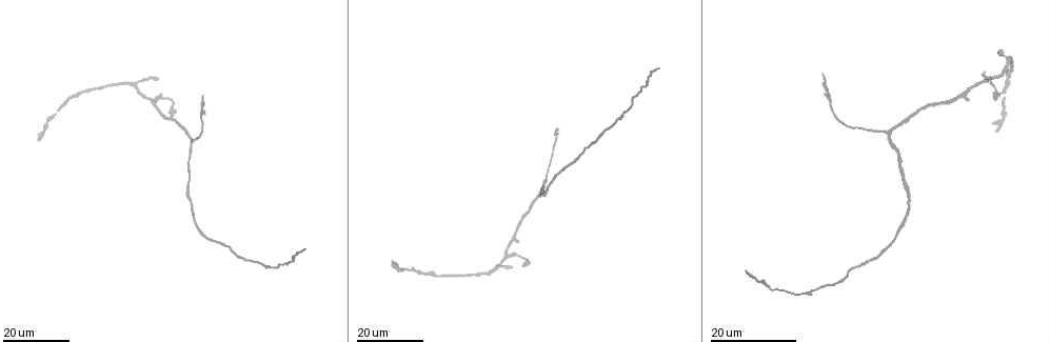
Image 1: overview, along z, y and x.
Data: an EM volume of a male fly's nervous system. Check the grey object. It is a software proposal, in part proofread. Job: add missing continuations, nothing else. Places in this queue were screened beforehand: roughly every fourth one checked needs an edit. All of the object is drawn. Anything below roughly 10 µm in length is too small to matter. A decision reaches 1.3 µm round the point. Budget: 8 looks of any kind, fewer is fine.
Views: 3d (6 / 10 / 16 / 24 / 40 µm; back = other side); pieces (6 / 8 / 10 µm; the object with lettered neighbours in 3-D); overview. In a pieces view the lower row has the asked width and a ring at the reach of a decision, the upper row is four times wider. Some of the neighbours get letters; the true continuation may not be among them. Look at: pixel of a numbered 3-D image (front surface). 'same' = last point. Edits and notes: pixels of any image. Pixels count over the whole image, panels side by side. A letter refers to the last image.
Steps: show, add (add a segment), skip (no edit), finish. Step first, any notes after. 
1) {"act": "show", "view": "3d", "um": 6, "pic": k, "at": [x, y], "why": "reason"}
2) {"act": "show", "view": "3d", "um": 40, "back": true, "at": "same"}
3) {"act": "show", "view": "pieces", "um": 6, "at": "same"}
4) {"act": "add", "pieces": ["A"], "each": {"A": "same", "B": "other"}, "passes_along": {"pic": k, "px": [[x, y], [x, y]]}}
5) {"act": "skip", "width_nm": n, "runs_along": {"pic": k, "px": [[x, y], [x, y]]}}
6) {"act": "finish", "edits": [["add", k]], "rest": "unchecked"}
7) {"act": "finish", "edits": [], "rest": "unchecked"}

{"act": "show", "view": "3d", "um": 24, "pic": 1, "at": [656, 69], "why": "free end"}

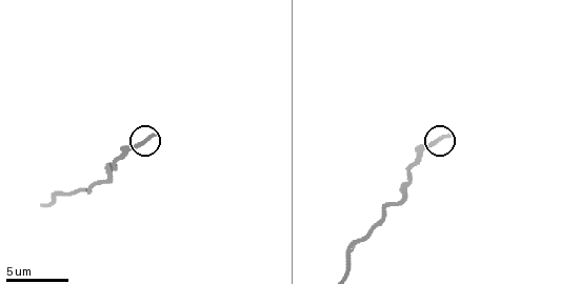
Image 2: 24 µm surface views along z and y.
{"act": "show", "view": "pieces", "um": 8, "pic": 2, "at": [152, 134]}

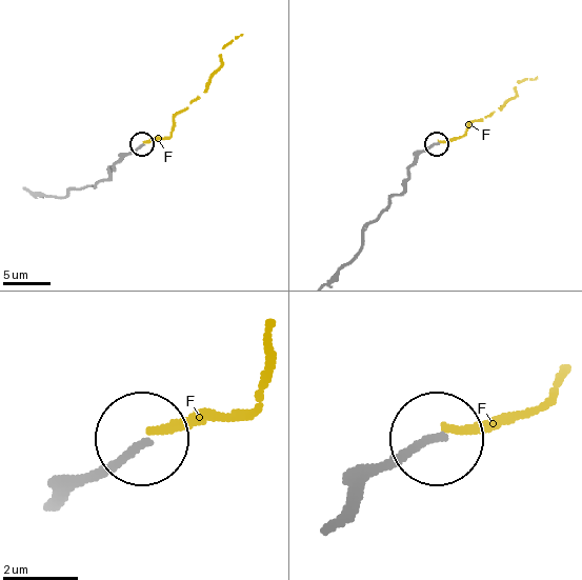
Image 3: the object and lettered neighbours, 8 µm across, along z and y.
{"act": "skip", "each": {"F": "other"}, "runs_along": {"pic": 3, "px": [[339, 271], [402, 191], [416, 158], [437, 144]]}, "found": "no lettered segment goes on from it"}

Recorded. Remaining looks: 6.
{"act": "show", "view": "3d", "um": 24, "pic": 1, "at": [995, 132], "why": "long arm stops here"}

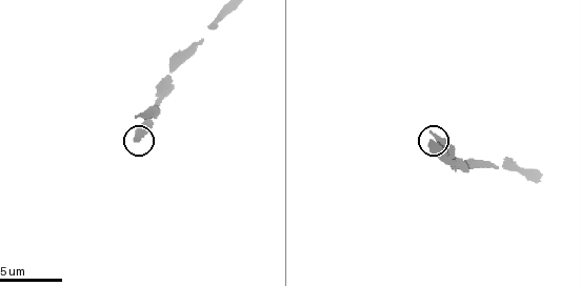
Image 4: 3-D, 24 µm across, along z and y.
{"act": "show", "view": "pieces", "um": 10, "pic": 4, "at": [135, 137]}

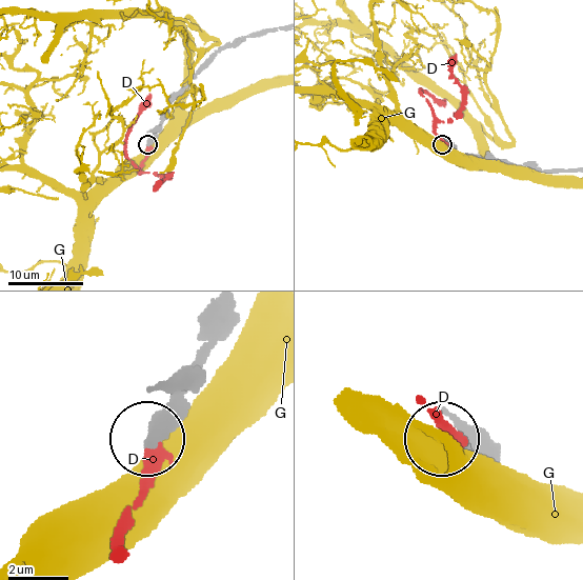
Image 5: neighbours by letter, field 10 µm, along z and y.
{"act": "add", "pieces": ["D"], "width_nm": 400, "each": {"D": "same", "G": "other"}, "found": "the neuron continues"}

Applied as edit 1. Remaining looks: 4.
{"act": "show", "view": "overview"}

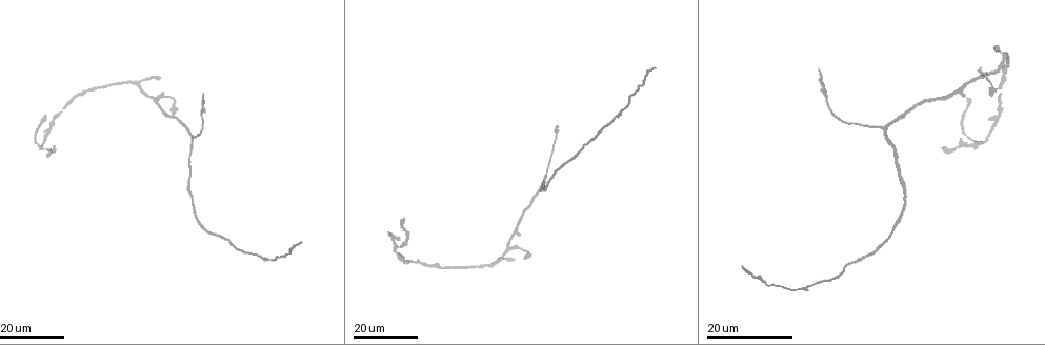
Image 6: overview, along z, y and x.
{"act": "show", "view": "3d", "um": 24, "pic": 6, "at": [521, 233], "why": "branch stops here"}

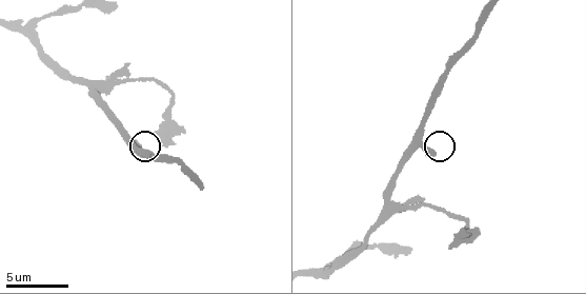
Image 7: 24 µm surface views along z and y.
{"act": "show", "view": "pieces", "um": 8, "pic": 7, "at": [434, 155]}

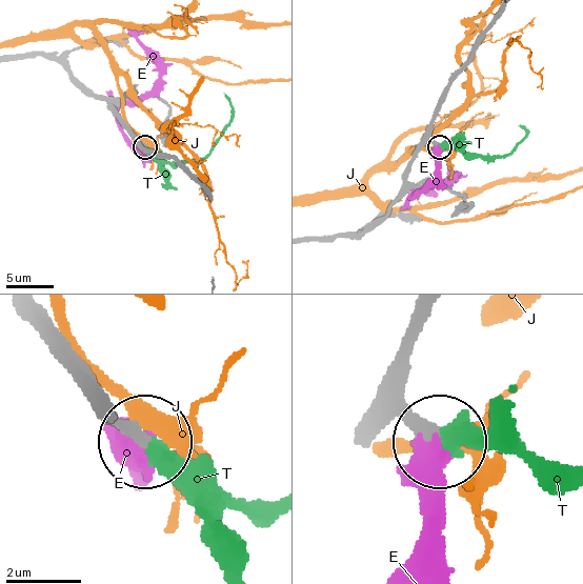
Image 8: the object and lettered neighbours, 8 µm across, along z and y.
{"act": "add", "pieces": ["T"], "each": {"E": "other", "J": "other", "T": "same"}, "passes_along": {"pic": 8, "px": [[109, 416], [232, 495], [269, 501]]}, "found": "it goes on there"}

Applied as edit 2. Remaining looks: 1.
{"act": "finish", "edits": [["add", 5], ["add", 8]], "rest": "unchecked"}

